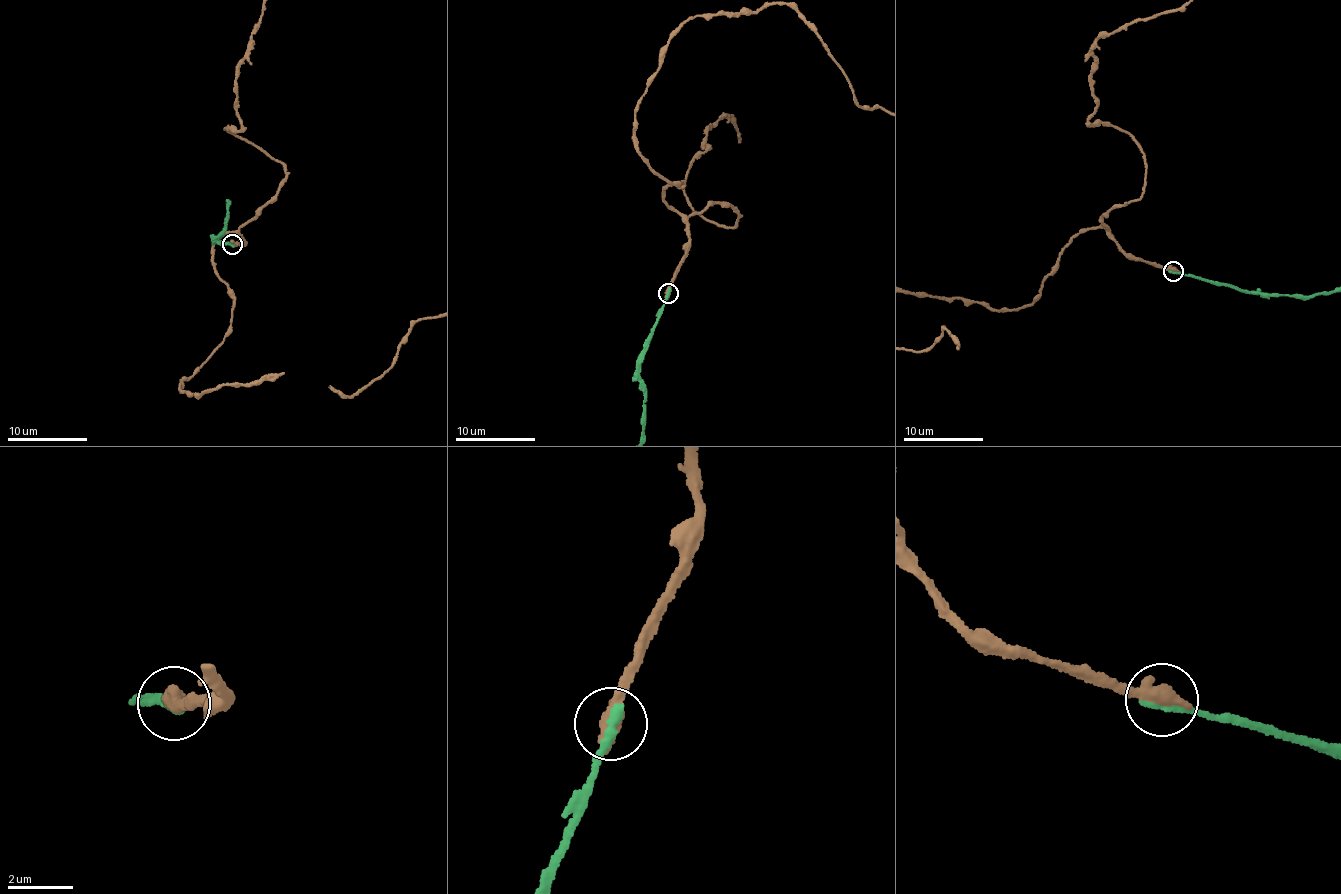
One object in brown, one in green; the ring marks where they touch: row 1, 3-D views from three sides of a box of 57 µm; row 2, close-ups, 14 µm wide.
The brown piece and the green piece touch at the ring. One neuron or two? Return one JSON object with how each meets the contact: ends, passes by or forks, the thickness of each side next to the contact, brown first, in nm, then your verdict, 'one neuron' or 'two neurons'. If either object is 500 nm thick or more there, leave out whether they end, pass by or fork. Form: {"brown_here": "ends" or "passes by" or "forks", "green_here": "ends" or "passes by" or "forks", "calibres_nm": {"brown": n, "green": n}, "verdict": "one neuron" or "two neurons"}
{"calibres_nm": {"brown": 600, "green": 280}, "verdict": "two neurons"}

